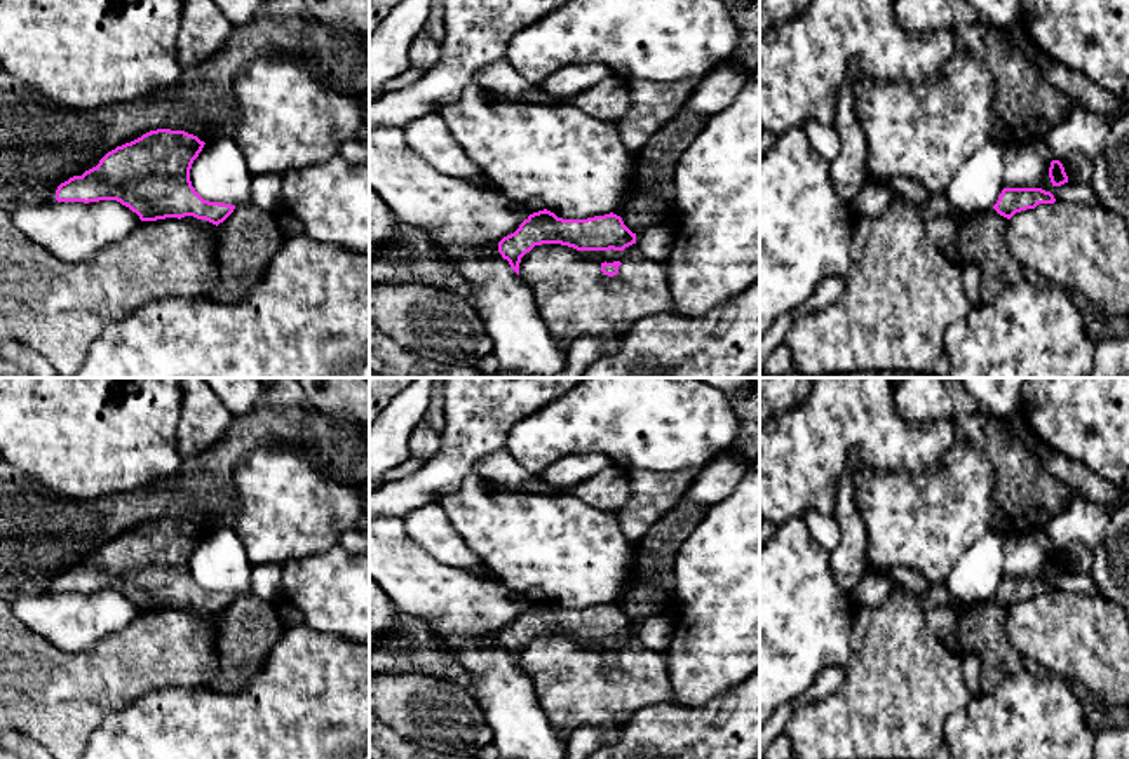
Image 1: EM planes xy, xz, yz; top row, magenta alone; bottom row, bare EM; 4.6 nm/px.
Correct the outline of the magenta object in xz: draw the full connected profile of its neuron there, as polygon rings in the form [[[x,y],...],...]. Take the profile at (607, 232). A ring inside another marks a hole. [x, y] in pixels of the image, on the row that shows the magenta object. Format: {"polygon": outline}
{"polygon": [[[544,209],[530,214],[514,233],[504,237],[498,252],[519,275],[521,258],[542,244],[561,244],[577,251],[624,251],[636,244],[636,233],[613,212],[587,219],[563,219]]]}

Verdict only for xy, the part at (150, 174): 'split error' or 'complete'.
complete

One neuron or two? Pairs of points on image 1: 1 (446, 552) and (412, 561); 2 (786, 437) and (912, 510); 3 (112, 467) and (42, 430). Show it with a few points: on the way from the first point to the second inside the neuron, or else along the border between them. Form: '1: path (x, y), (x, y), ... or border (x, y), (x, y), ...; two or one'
1: border (405, 526), (406, 533), (427, 552), (471, 571); two
2: border (894, 472), (861, 467), (854, 476); two
3: path (94, 450), (75, 430), (60, 430); one

